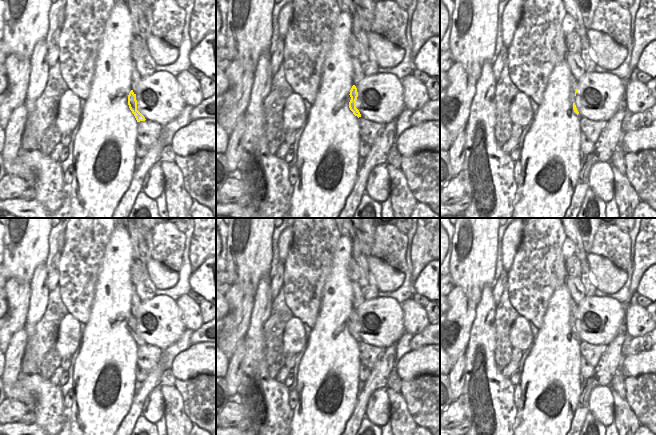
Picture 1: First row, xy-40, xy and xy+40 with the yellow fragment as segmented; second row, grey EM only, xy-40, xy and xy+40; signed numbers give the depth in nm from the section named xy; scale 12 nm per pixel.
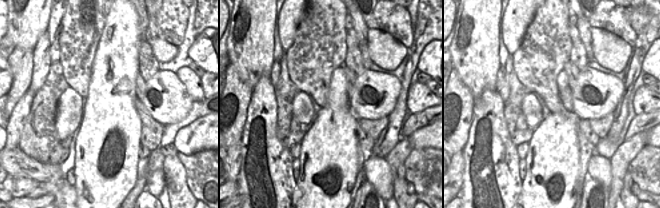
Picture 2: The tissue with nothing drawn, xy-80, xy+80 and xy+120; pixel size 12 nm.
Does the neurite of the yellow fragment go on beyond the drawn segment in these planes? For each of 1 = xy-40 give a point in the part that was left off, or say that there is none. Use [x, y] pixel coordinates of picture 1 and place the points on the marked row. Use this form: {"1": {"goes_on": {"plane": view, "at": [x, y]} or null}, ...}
{"1": {"goes_on": null}}

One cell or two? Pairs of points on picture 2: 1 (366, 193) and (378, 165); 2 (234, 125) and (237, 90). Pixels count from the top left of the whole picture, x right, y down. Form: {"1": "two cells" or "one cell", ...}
{"1": "two cells", "2": "one cell"}

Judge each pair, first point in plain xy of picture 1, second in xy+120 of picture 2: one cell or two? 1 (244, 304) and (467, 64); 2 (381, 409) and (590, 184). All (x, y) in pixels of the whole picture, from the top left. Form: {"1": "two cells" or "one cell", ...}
{"1": "two cells", "2": "two cells"}

